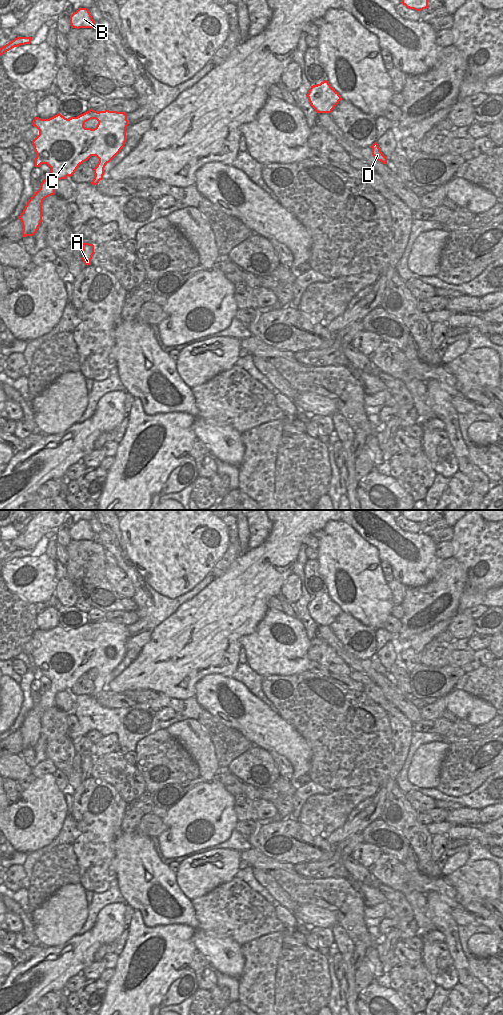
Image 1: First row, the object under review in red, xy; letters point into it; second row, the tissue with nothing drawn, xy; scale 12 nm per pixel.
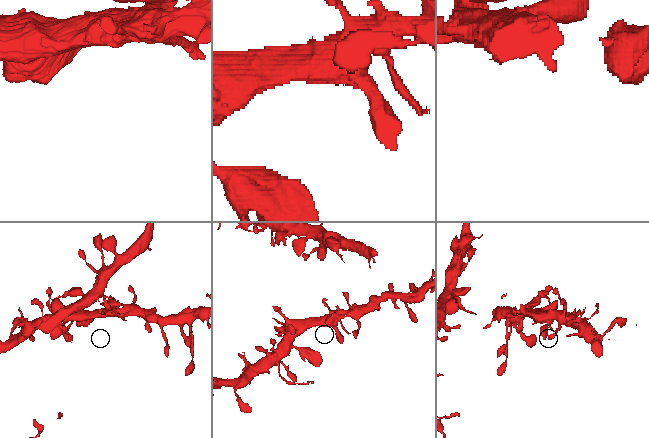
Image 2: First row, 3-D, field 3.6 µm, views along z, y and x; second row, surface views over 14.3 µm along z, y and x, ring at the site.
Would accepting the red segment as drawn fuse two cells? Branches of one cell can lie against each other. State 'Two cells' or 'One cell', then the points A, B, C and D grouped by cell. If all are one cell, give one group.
One cell. Groups: A B C D

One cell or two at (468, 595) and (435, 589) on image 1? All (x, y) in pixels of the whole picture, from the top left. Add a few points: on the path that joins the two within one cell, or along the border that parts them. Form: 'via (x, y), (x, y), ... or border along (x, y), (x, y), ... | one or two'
border along (464, 588), (457, 612) | two

